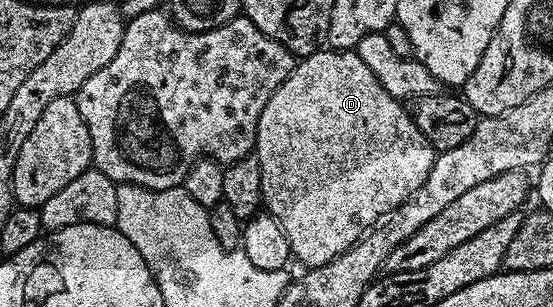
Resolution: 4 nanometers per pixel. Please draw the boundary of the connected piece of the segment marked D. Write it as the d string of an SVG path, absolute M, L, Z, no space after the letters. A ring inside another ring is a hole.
M319 50L310 56L301 57L288 74L288 78L272 94L272 98L268 98L268 106L264 106L264 114L260 114L256 145L262 179L262 202L265 211L274 216L276 222L280 222L284 238L288 238L290 255L295 261L299 260L302 263L303 269L324 266L324 262L332 262L332 258L344 254L344 250L348 250L357 240L361 240L382 217L396 210L396 206L400 206L409 196L413 196L416 190L420 190L420 186L424 186L428 170L432 170L436 153L428 138L420 134L413 115L402 108L405 108L403 101L396 100L392 94L384 90L384 86L380 86L376 74L372 74L372 70L364 66L364 62L354 50Z

